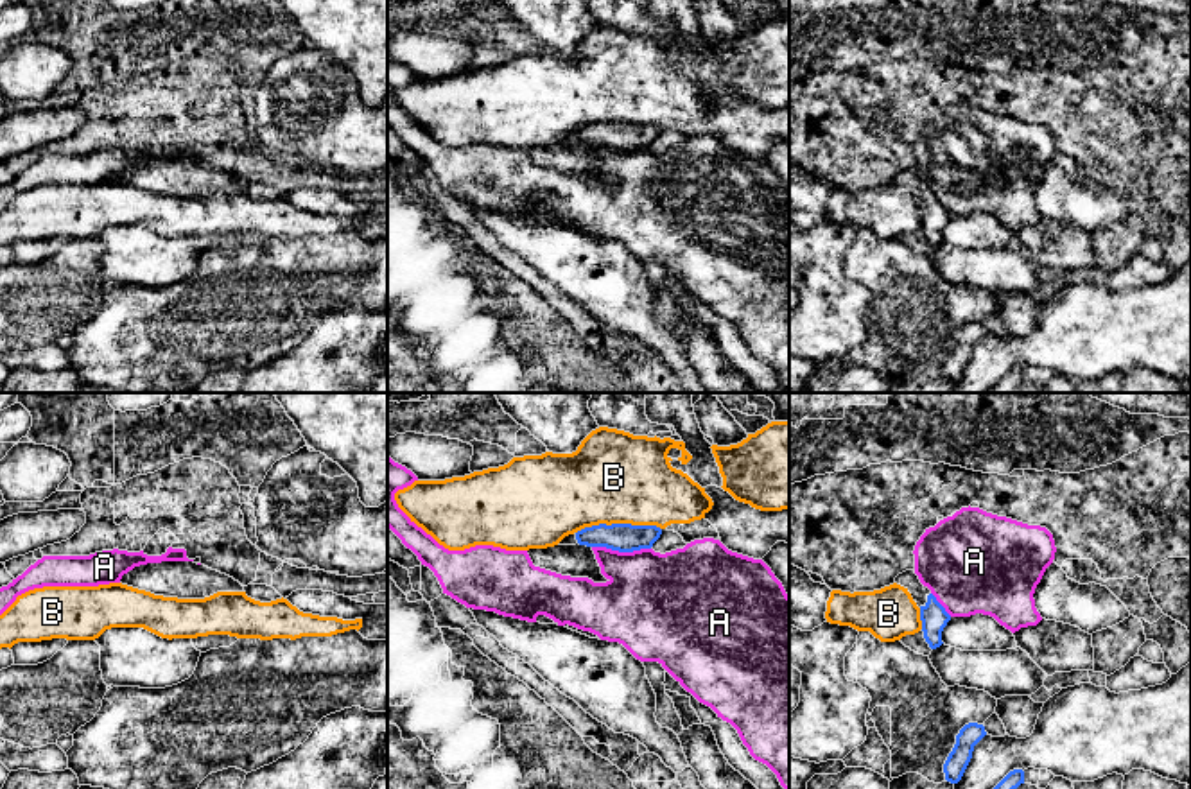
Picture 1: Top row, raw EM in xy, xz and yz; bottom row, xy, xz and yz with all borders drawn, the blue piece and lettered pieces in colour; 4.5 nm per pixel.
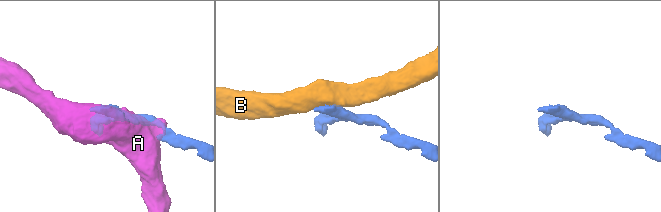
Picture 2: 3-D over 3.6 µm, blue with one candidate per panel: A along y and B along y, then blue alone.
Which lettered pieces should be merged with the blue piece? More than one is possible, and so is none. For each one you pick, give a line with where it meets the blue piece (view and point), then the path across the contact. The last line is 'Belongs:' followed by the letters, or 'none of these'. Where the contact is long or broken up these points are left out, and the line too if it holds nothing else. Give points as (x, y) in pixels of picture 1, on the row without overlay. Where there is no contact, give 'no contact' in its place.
Belongs: none of these

